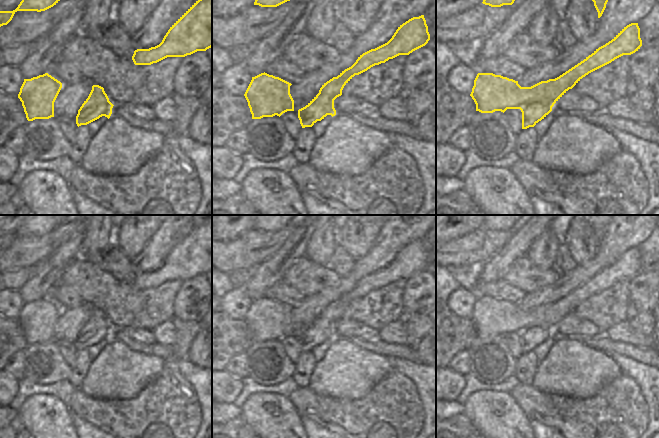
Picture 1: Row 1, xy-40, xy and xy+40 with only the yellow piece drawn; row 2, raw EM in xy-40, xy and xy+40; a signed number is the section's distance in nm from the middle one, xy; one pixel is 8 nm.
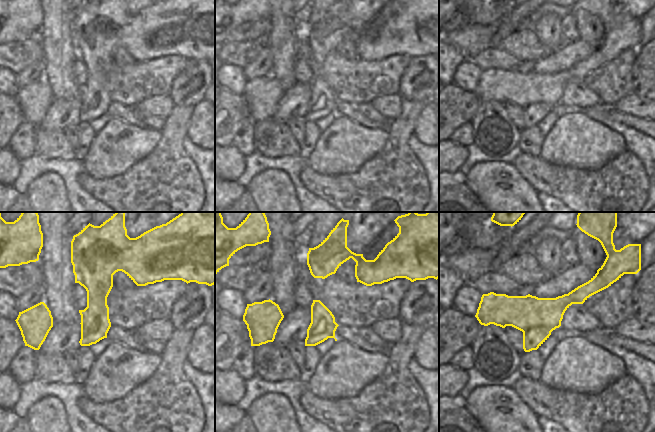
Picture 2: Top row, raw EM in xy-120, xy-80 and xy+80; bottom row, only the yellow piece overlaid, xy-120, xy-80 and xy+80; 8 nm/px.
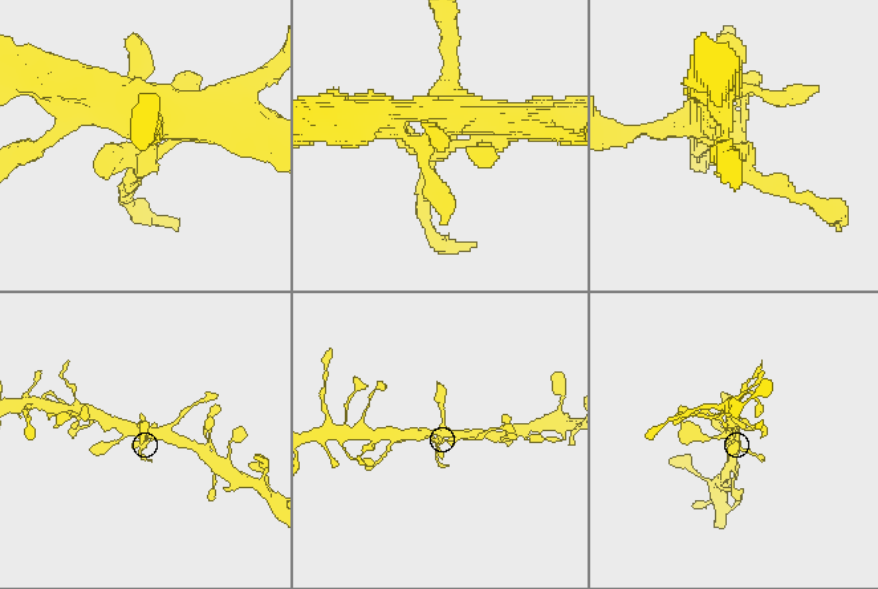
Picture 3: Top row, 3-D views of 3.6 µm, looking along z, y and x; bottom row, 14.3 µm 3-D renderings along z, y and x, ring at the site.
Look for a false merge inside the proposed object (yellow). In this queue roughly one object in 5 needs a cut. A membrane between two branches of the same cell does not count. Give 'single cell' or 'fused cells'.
fused cells

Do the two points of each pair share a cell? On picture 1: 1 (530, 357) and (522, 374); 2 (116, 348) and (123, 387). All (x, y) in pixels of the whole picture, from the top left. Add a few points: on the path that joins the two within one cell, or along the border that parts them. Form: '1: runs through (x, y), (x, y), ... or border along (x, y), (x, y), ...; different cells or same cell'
1: runs through (528, 361), (525, 370); same cell
2: runs through (116, 358), (118, 371), (123, 377); same cell

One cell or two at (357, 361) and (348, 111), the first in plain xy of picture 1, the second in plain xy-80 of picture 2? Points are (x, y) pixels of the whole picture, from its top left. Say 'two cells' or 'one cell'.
two cells

